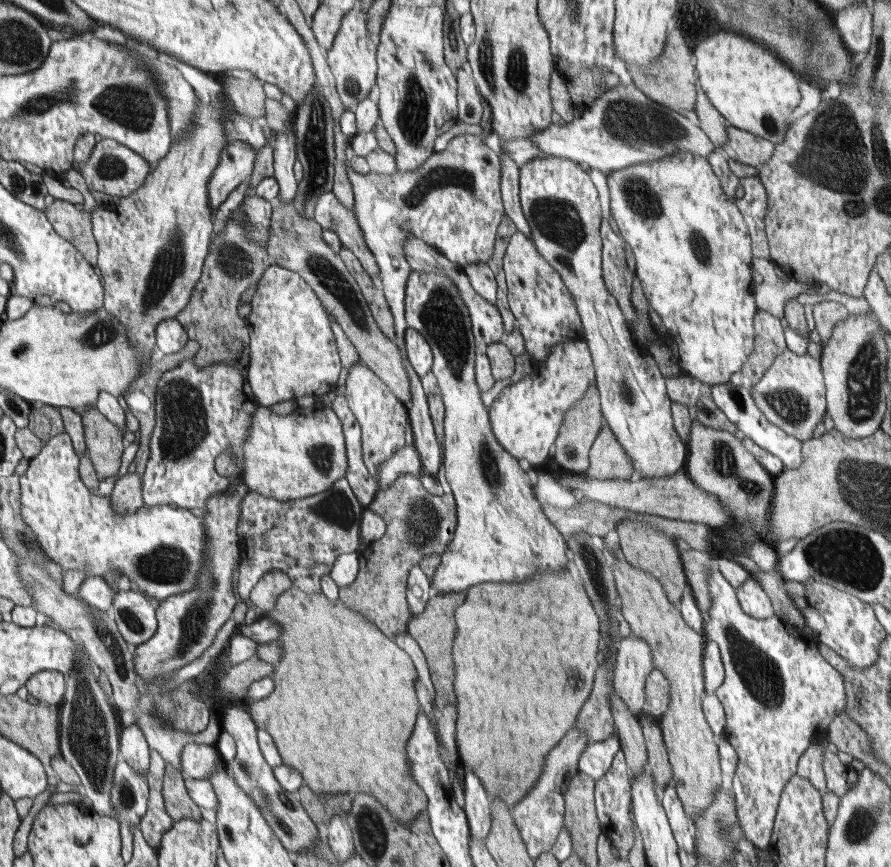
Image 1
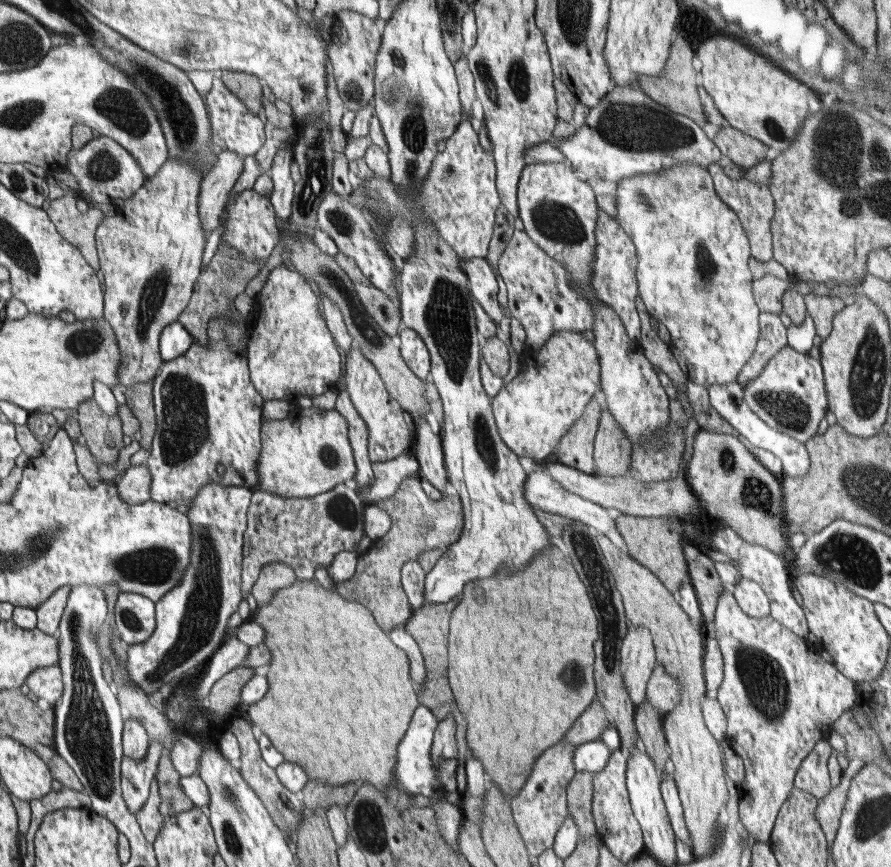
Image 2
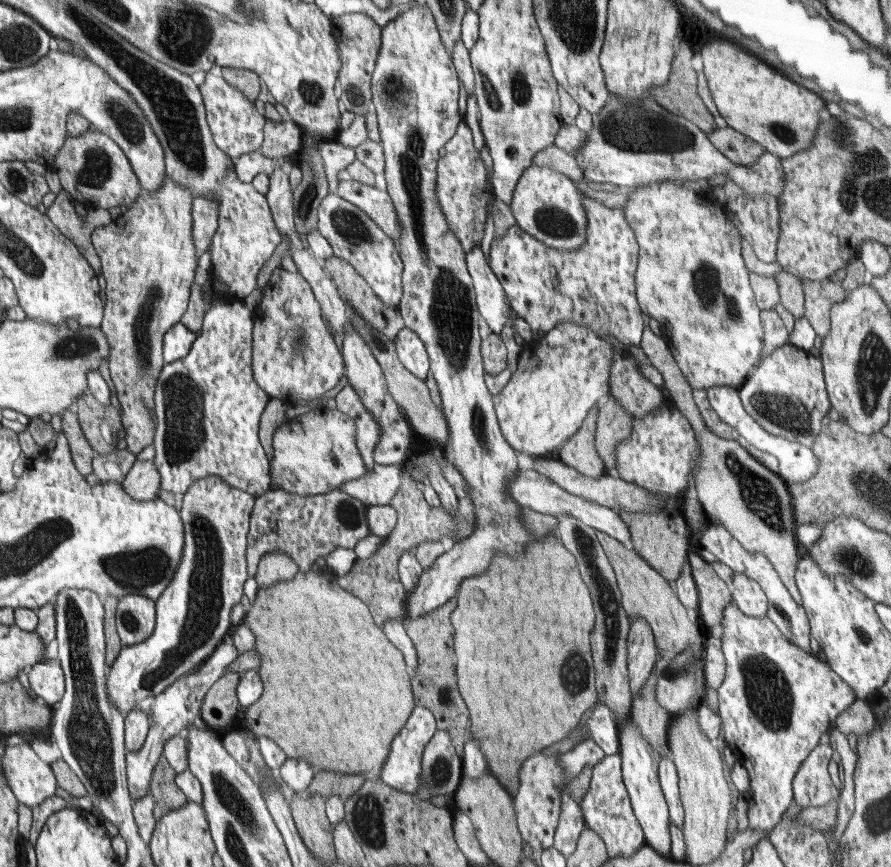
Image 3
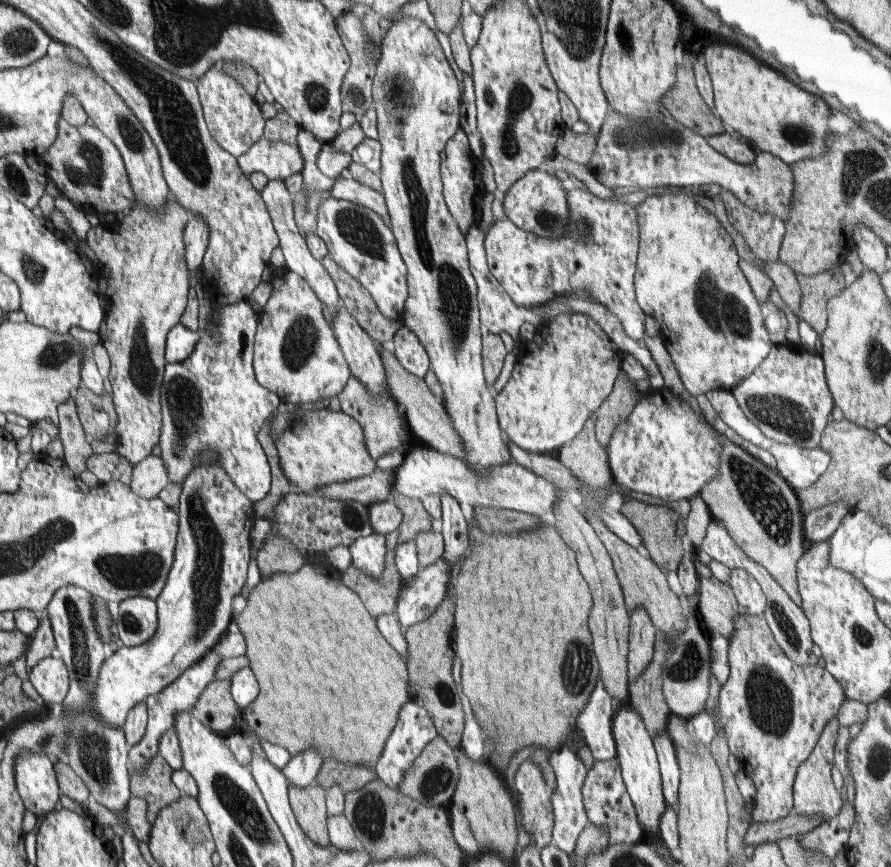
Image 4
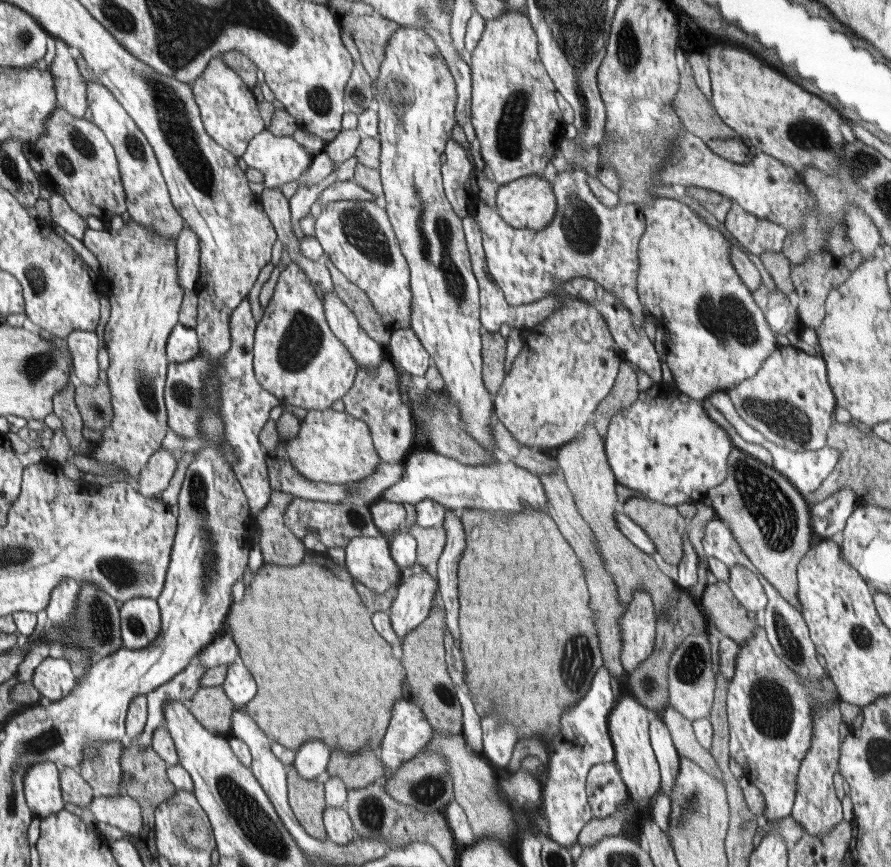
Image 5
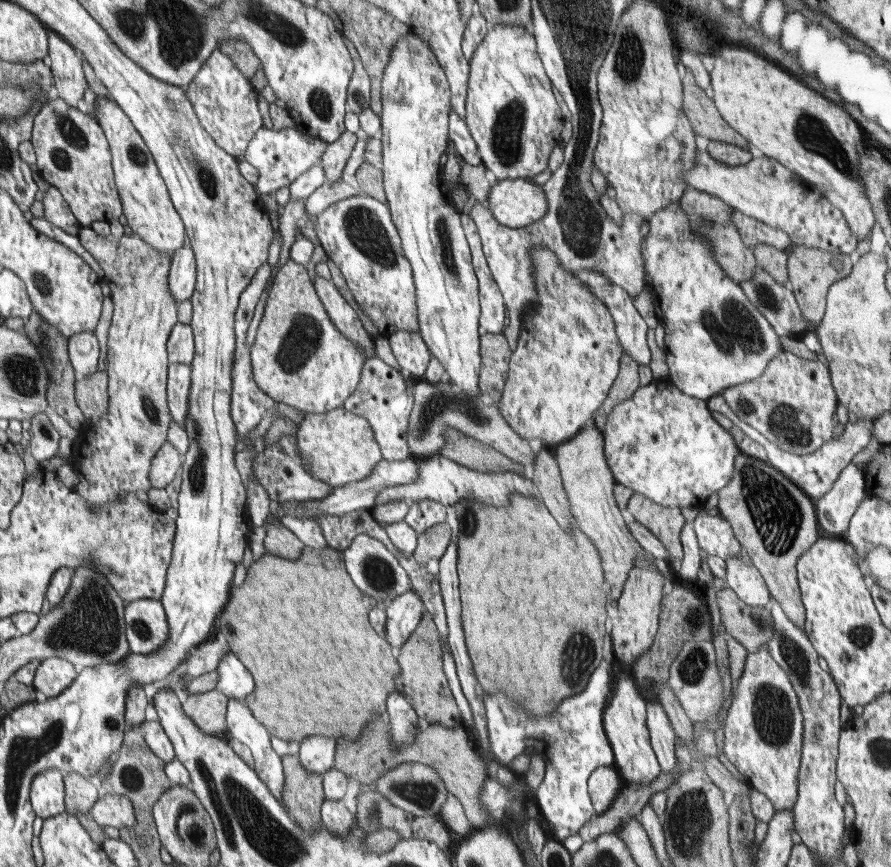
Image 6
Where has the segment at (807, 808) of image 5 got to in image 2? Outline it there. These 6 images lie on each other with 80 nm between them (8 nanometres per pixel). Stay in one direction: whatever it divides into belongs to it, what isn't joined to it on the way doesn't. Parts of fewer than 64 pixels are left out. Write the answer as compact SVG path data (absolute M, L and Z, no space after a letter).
M826 740L818 742L808 753L808 757L804 758L804 761L800 764L793 786L812 793L812 796L815 796L818 800L824 798L833 788L827 770L831 752L832 747L829 742L826 742Z

